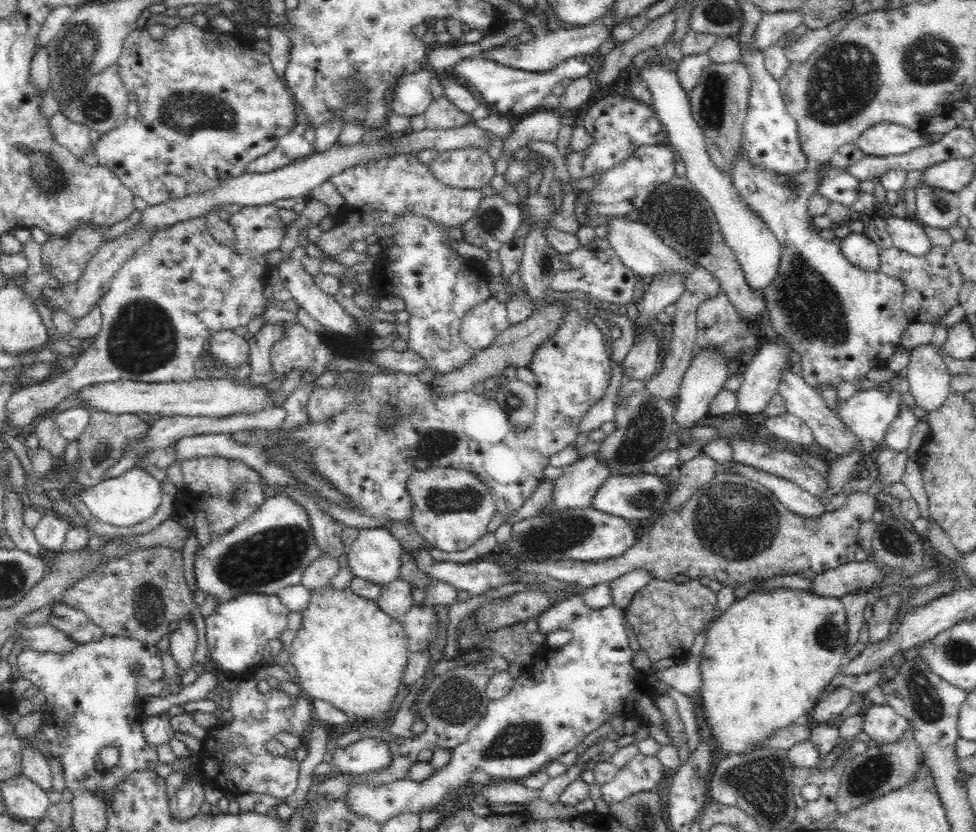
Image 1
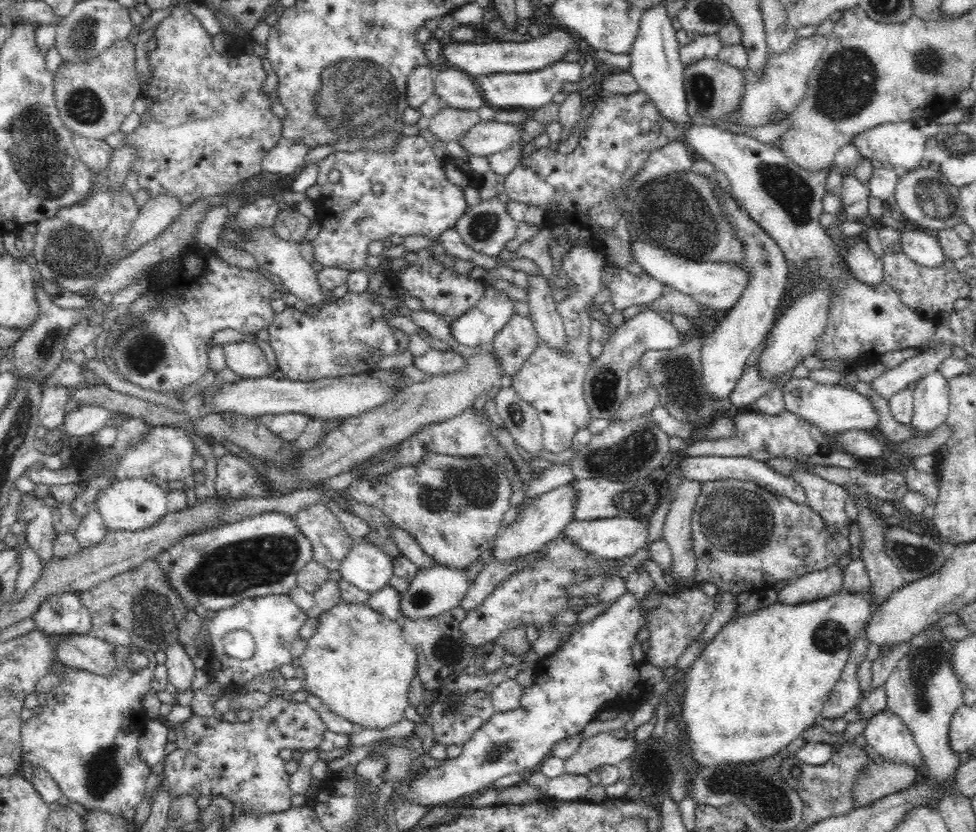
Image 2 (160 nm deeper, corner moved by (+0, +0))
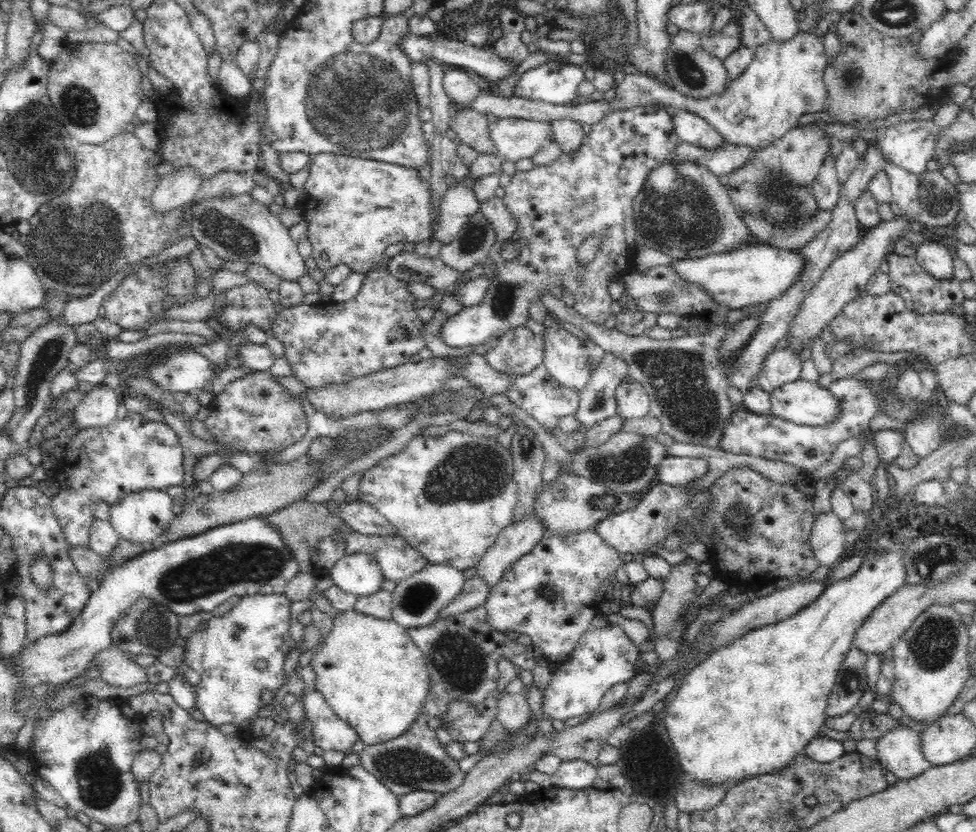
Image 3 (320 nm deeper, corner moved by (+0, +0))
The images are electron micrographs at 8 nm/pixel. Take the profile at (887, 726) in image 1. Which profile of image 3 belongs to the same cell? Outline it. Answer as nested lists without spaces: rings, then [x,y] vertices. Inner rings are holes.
[[[896,725],[891,731],[884,736],[876,739],[877,742],[877,761],[882,768],[889,770],[896,780],[908,780],[926,772],[931,764],[924,759],[922,751],[920,751],[921,733],[912,730],[904,725]]]

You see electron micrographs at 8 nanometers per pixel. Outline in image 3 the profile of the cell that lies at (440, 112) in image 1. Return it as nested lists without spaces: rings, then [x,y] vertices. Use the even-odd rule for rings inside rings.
[[[474,110],[458,111],[456,116],[451,116],[449,126],[456,132],[456,138],[476,150],[478,154],[499,156],[490,136],[491,132],[486,115]]]

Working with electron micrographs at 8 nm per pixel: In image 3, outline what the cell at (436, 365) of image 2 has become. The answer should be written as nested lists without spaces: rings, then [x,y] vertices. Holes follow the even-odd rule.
[[[473,353],[463,358],[467,360],[467,363],[459,372],[461,376],[480,386],[487,396],[498,393],[507,394],[514,375],[492,369],[492,367],[488,366],[485,355]]]

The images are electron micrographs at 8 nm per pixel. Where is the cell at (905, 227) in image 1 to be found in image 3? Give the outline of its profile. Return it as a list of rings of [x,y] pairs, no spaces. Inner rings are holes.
[[[926,240],[917,245],[915,257],[922,268],[934,279],[954,278],[954,258],[946,246]]]

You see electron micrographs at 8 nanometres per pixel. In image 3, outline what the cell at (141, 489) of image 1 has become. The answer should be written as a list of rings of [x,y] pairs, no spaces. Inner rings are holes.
[[[142,490],[132,492],[120,500],[120,504],[110,505],[109,522],[119,534],[120,539],[143,545],[163,535],[172,522],[174,515],[174,498],[166,490]]]

